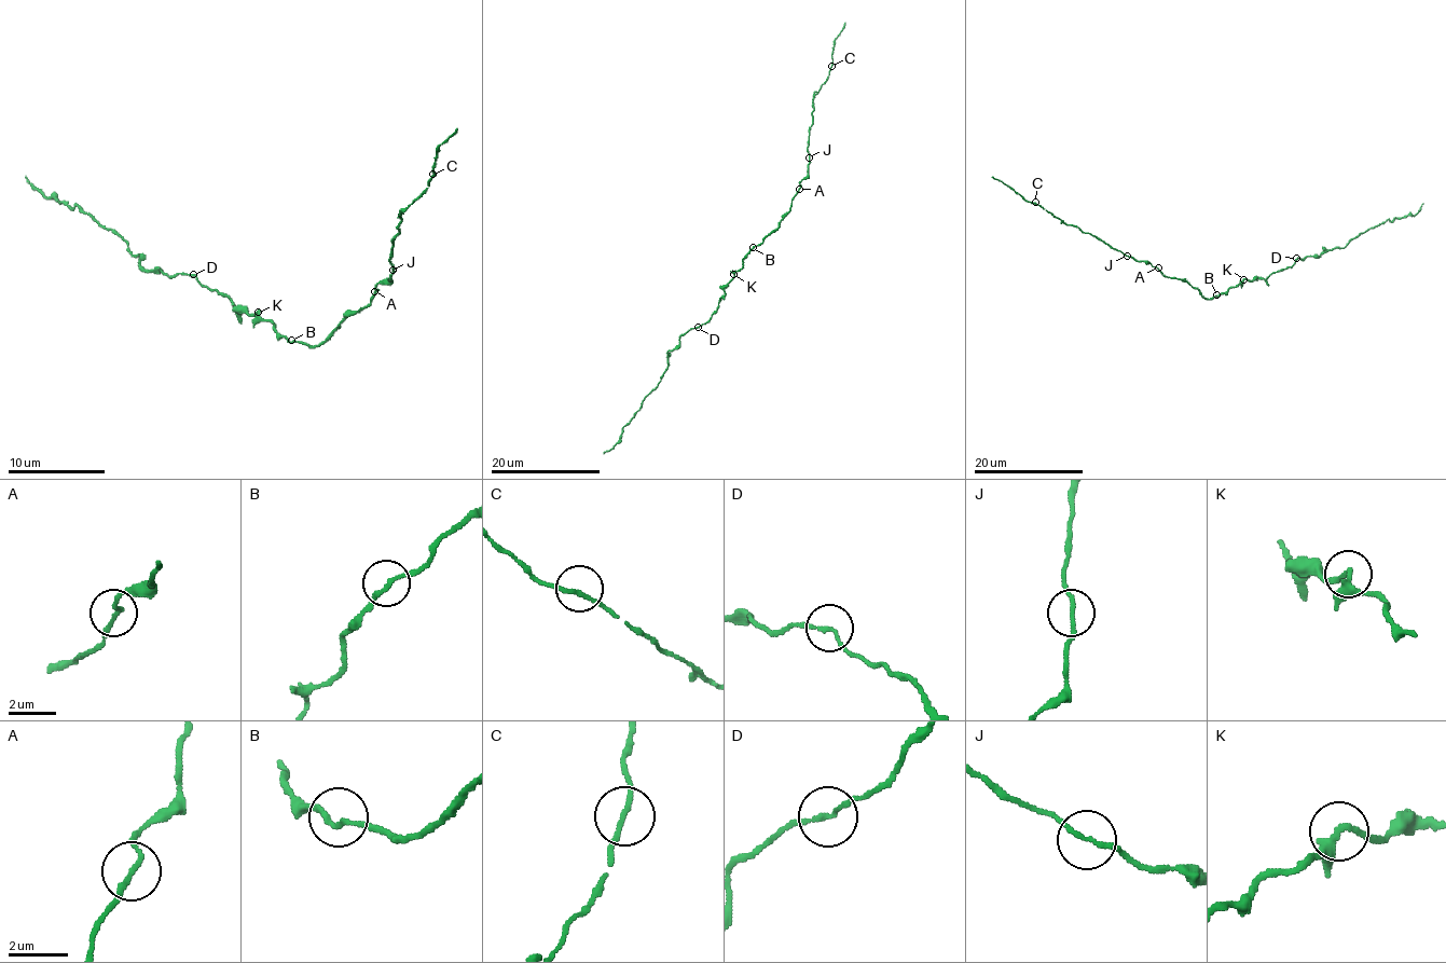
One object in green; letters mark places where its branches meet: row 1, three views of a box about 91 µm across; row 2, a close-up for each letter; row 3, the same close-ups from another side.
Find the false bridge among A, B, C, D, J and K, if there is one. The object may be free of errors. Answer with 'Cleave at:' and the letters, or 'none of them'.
Cleave at: none of them

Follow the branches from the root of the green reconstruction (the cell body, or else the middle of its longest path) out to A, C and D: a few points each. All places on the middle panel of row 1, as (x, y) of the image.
A: (754, 247), (779, 227), (799, 189)
C: (754, 247), (779, 227), (807, 175), (812, 97), (831, 66)
D: (754, 247), (724, 289), (717, 310), (698, 328)

